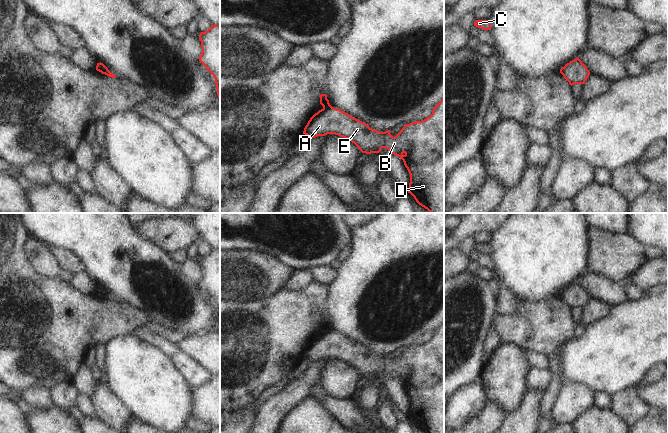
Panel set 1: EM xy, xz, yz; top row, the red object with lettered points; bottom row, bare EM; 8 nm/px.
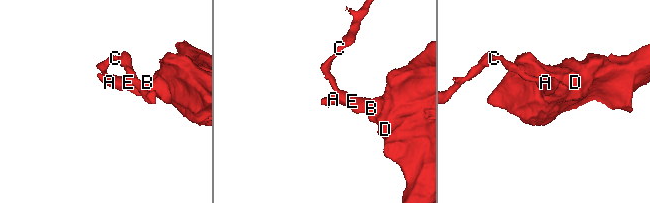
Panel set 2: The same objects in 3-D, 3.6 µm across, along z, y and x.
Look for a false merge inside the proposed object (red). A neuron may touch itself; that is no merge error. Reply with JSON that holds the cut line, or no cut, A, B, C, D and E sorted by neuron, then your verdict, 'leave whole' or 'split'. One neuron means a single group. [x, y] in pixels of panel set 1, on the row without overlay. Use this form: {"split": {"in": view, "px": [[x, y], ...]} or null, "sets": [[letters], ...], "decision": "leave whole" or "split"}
{"split": {"in": "xz", "px": [[331, 330], [323, 332]]}, "sets": [["A", "B", "D", "E"], ["C"]], "decision": "split"}

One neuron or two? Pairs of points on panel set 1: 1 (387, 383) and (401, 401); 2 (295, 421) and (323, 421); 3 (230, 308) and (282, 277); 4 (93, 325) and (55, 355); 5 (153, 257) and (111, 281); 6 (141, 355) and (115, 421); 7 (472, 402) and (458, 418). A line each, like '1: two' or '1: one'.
1: one
2: one
3: two
4: two
5: one
6: two
7: one

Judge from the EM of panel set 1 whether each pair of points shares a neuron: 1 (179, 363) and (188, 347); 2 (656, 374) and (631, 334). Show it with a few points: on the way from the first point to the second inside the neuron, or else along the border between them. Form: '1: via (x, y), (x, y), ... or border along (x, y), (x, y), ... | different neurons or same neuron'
1: border along (179, 350), (188, 354), (203, 367) | different neurons
2: border along (657, 363), (644, 375), (641, 382) | different neurons

